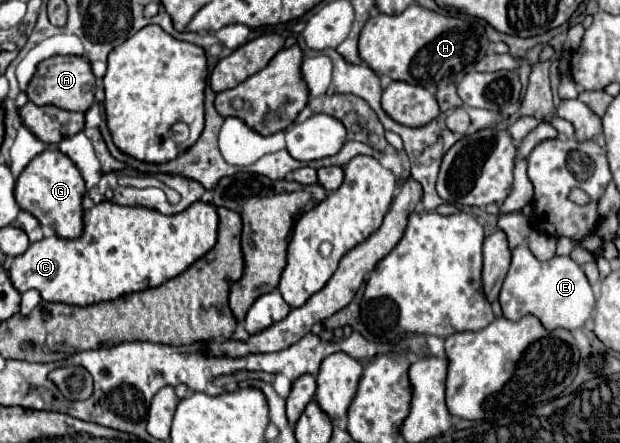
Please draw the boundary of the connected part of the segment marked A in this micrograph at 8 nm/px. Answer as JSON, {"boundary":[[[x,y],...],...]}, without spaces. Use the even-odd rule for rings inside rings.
{"boundary":[[[55,55],[51,59],[45,59],[39,63],[29,87],[27,97],[35,105],[55,105],[65,111],[81,111],[85,113],[93,103],[95,93],[95,75],[91,71],[91,65],[83,57],[75,55]]]}

